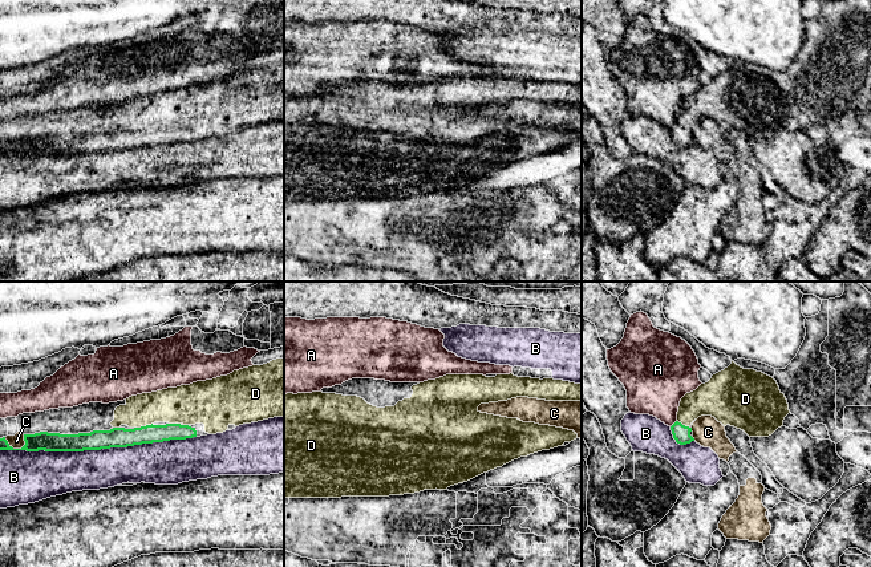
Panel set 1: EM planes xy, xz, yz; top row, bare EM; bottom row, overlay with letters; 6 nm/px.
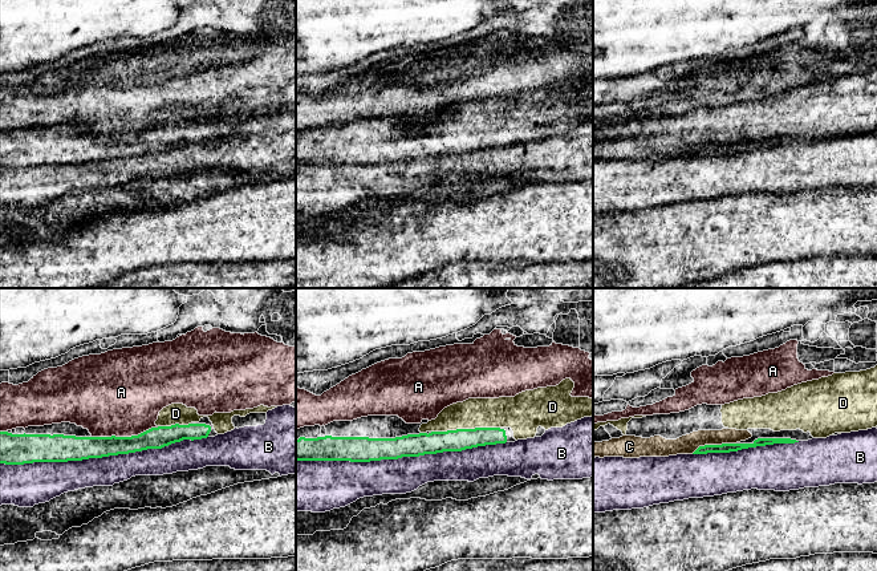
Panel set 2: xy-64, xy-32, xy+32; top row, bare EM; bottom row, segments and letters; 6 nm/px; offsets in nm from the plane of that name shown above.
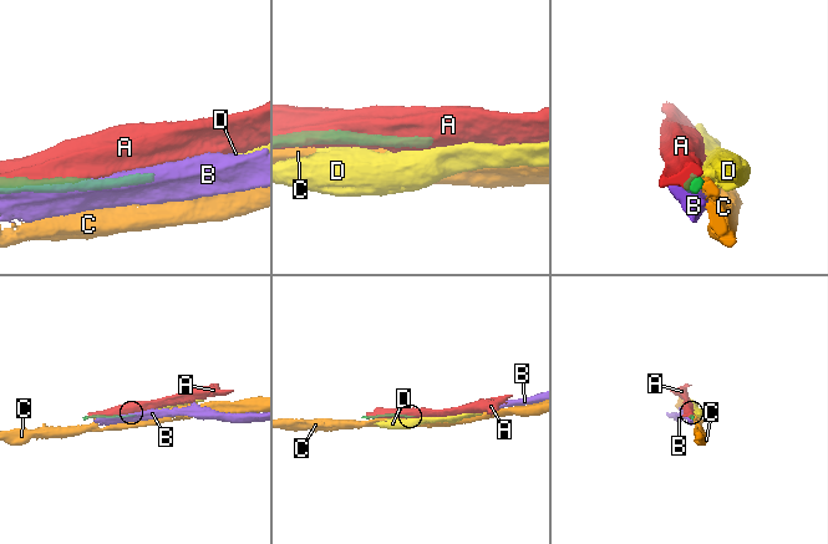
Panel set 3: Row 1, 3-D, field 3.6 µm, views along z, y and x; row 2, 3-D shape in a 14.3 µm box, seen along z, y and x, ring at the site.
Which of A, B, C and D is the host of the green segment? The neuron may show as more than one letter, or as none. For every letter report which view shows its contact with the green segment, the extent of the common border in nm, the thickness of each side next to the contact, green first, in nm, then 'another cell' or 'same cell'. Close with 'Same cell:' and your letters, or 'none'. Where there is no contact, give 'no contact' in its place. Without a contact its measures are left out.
A: yz | 60 nm | 110/340 nm | another cell
B: xy | 1200 nm | 130/260 nm | another cell
C: xy | 140 nm | 110/90 nm | another cell
D: xy | 120 nm | 130/220 nm | same cell
Same cell: D

